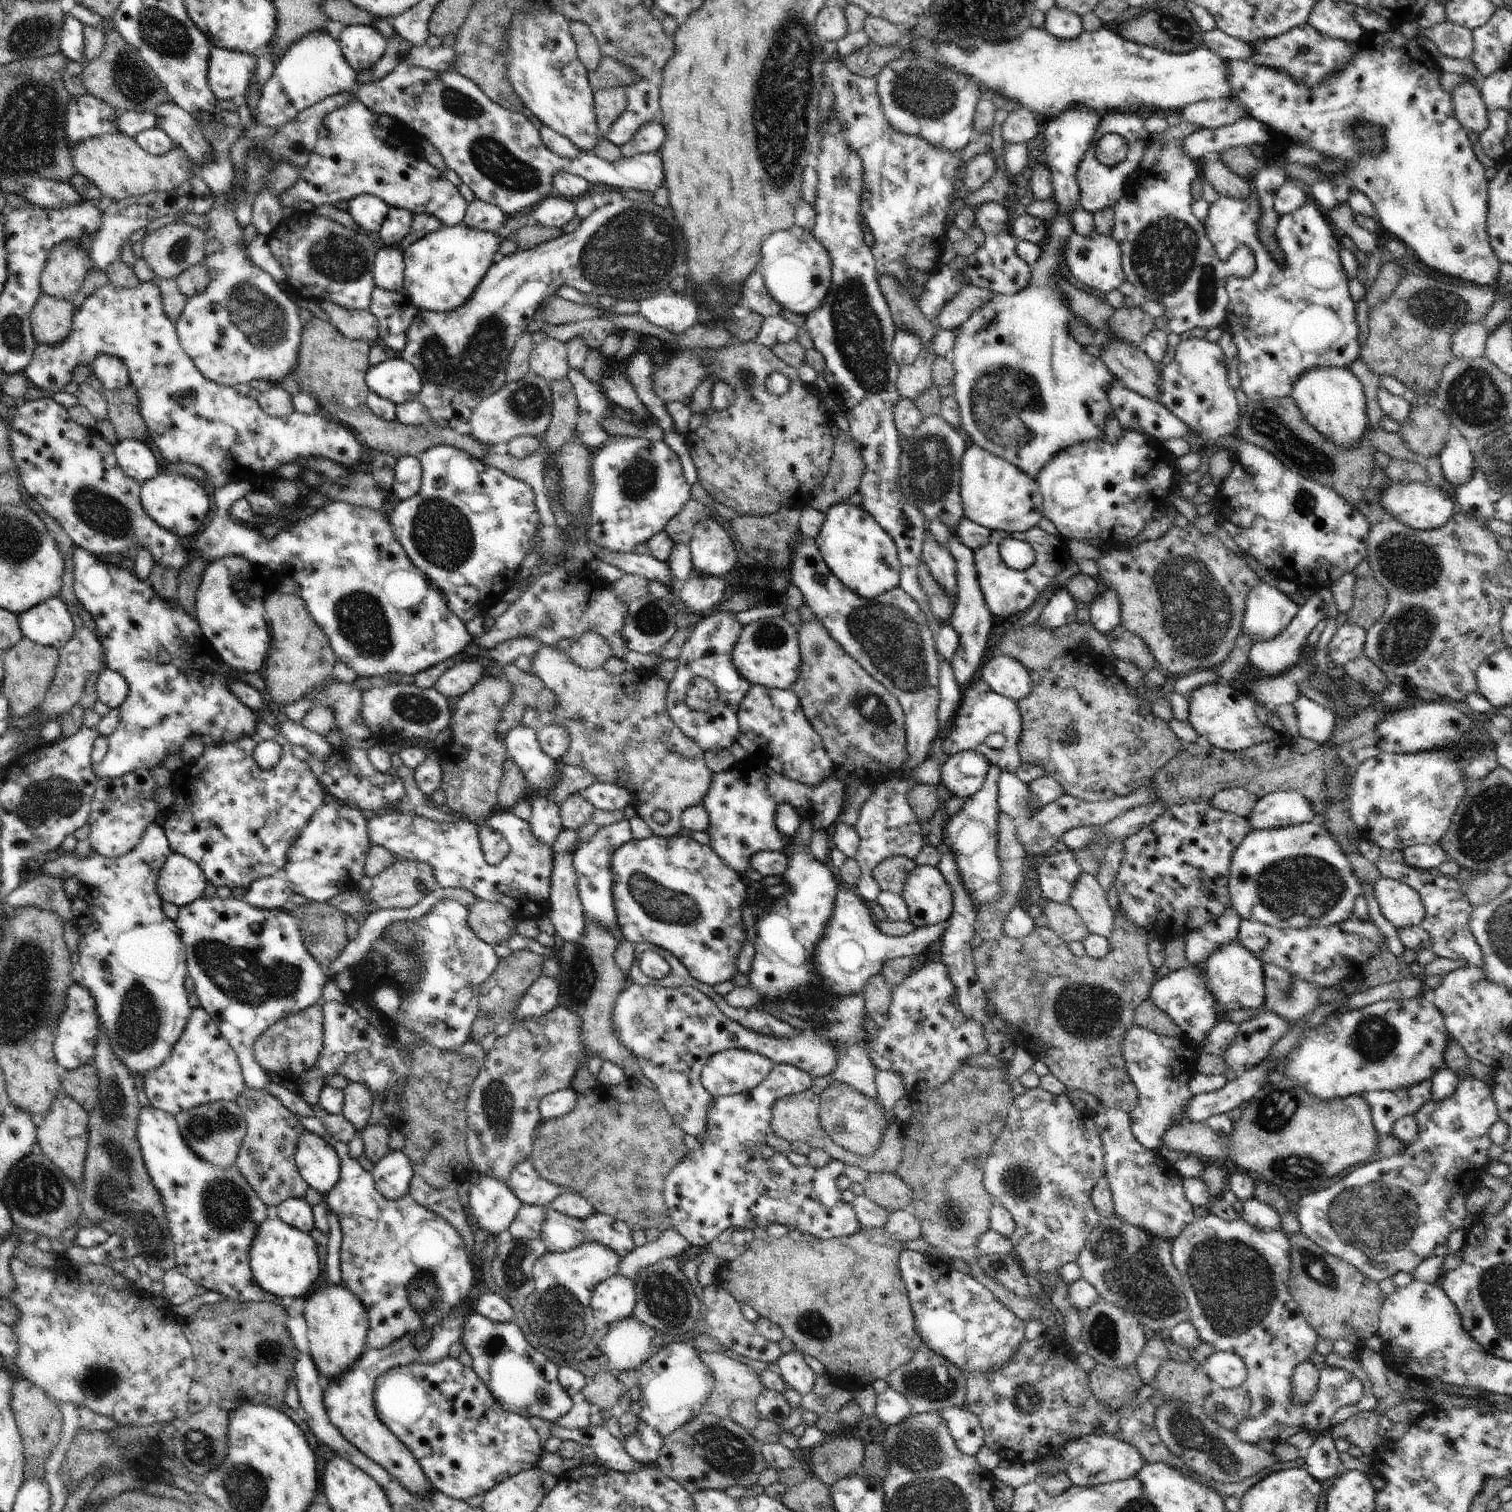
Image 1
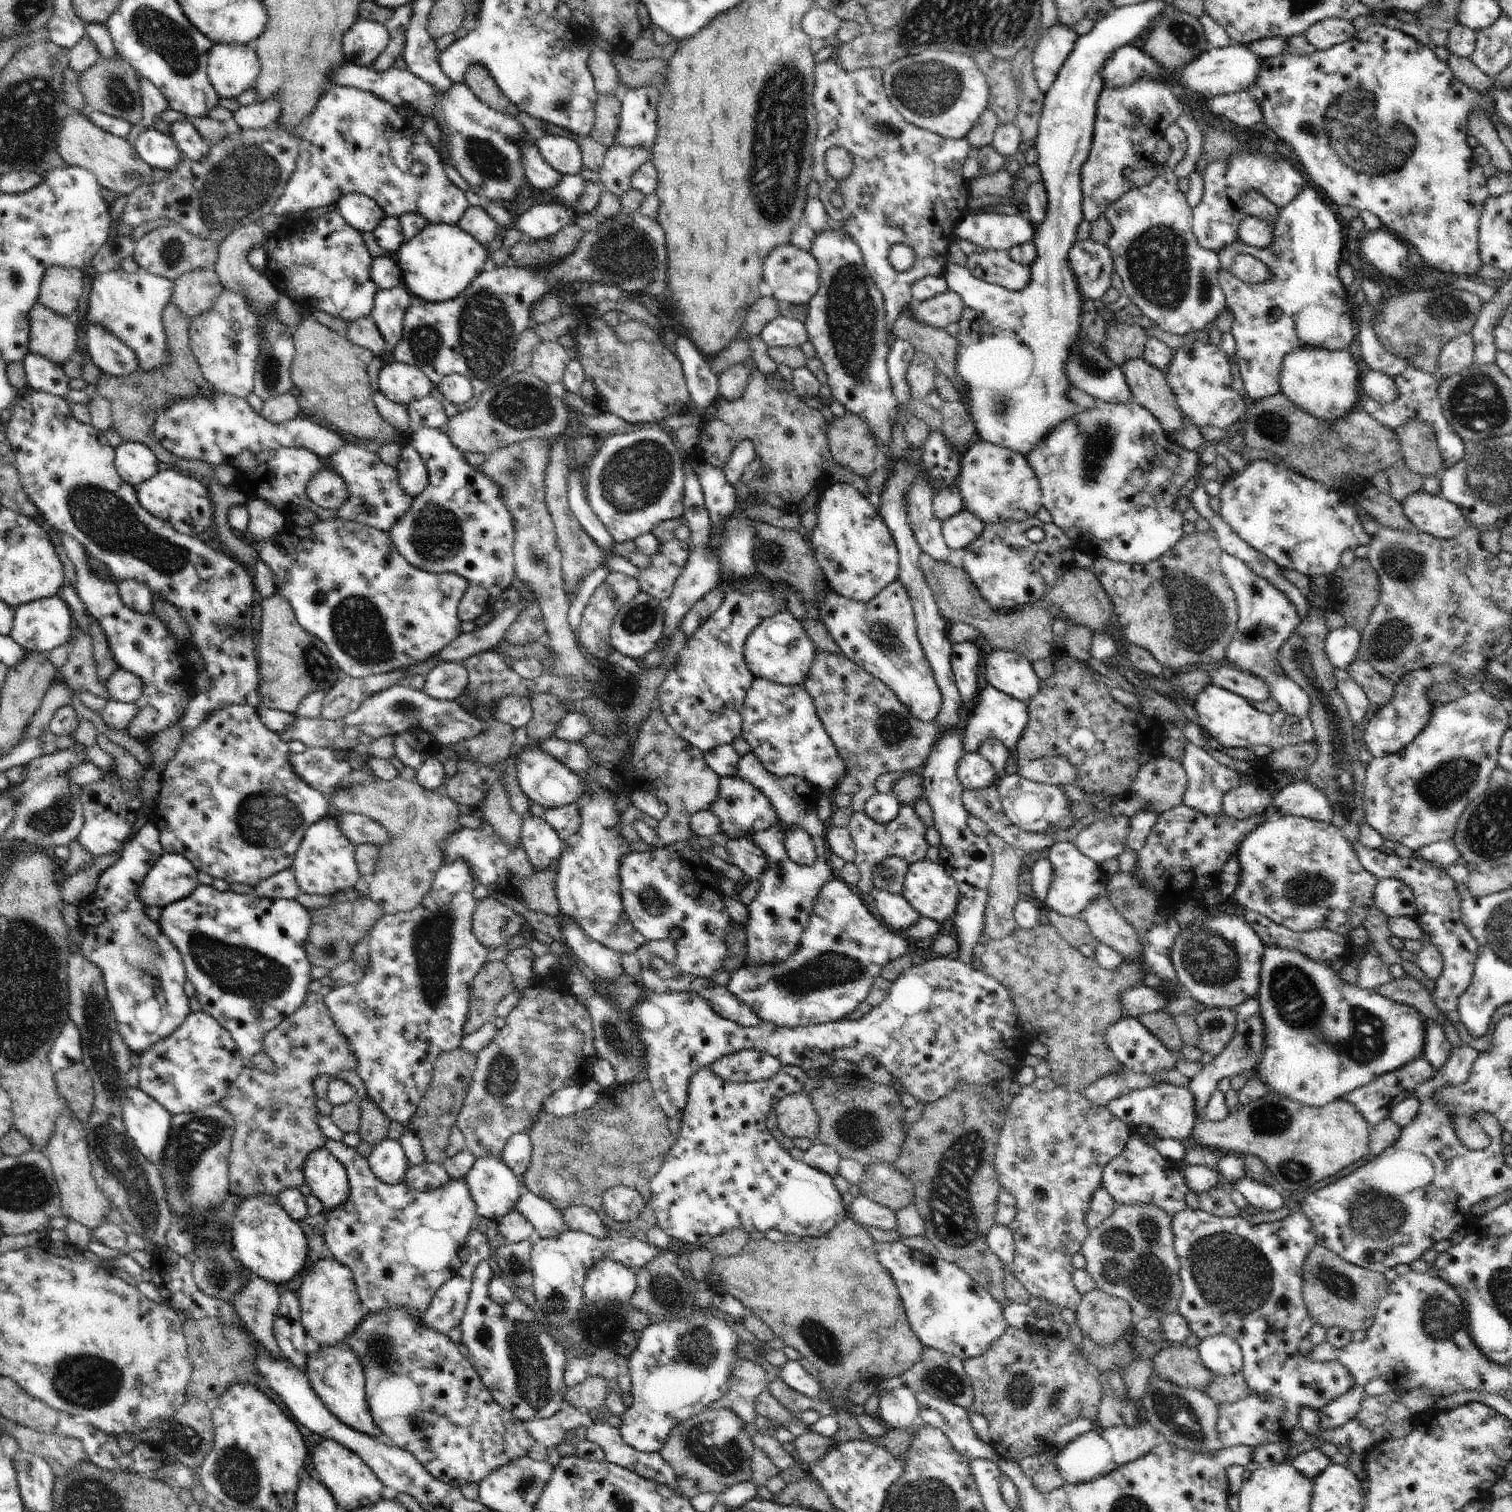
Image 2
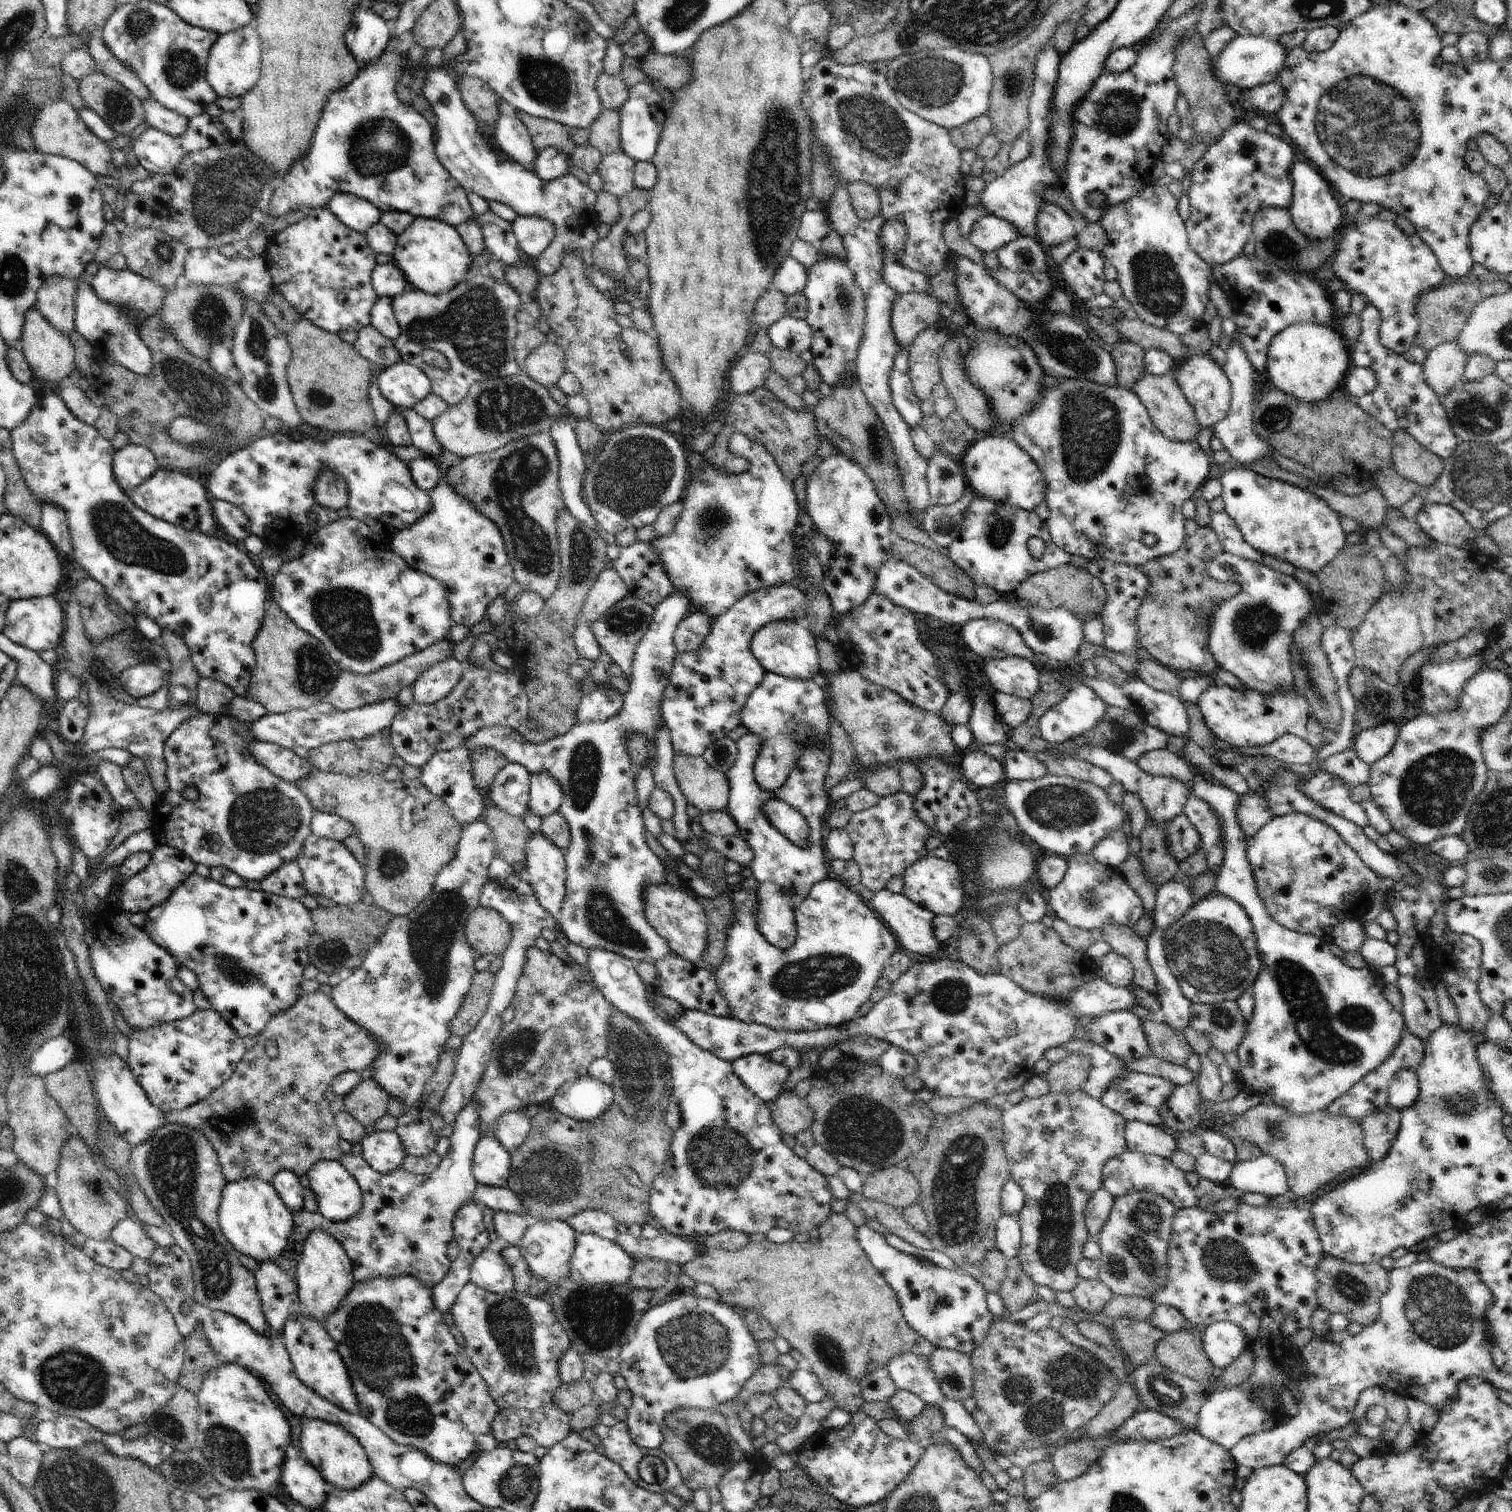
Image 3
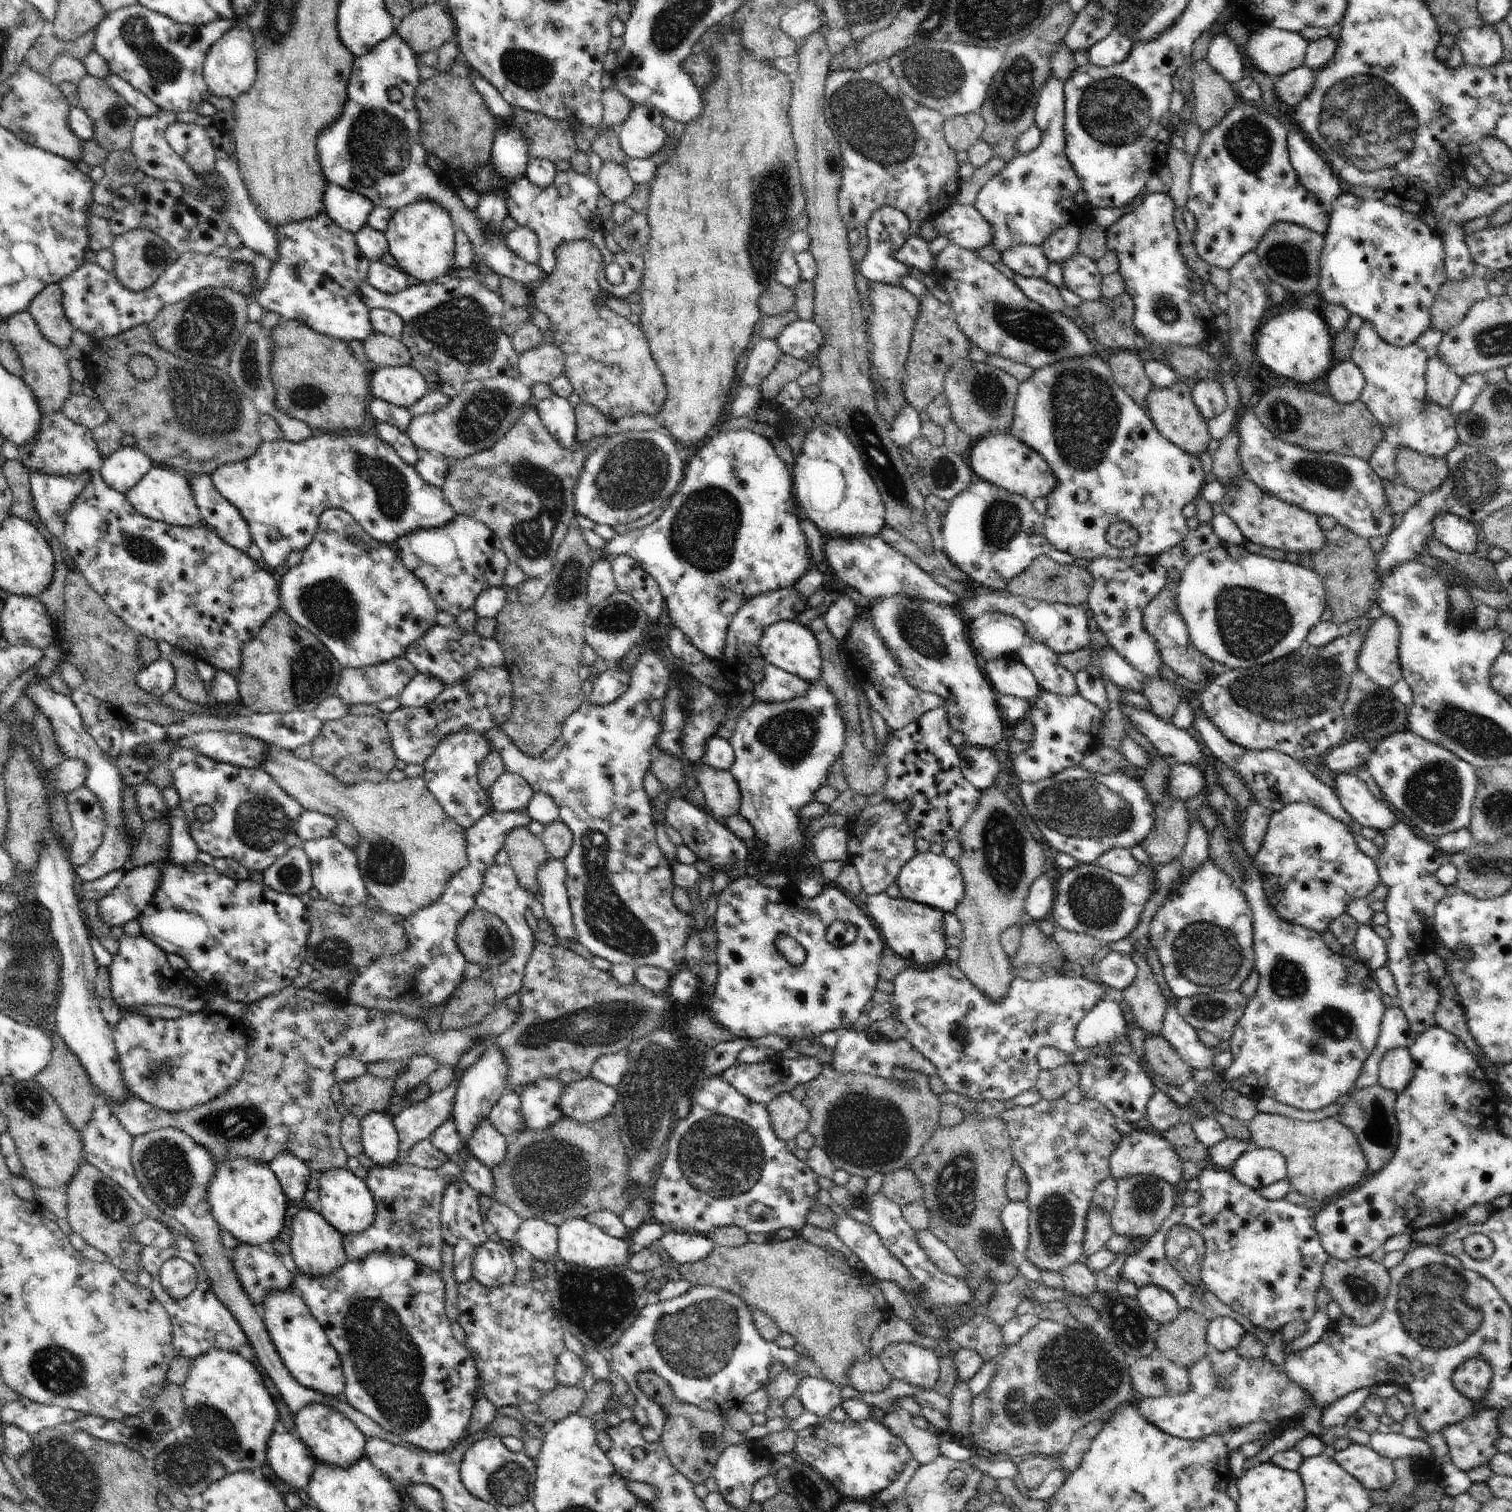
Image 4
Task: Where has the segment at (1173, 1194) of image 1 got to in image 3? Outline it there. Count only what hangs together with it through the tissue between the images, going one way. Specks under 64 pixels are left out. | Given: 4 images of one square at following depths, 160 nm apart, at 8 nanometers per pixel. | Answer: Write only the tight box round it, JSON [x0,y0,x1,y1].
[1102,1150,1197,1209]

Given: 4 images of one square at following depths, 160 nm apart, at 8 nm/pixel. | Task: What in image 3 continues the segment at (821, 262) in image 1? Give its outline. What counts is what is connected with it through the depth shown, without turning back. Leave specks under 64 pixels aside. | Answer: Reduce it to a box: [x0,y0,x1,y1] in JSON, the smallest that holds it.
[768,255,809,296]

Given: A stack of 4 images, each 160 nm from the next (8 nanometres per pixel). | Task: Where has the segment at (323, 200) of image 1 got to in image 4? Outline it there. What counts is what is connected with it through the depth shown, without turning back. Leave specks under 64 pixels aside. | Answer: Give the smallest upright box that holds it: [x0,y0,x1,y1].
[318,30,547,287]

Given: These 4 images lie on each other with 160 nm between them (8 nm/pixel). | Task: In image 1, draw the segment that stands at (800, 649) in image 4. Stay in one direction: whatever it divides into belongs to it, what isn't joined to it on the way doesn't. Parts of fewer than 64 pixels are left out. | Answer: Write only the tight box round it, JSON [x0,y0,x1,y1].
[732,617,802,690]

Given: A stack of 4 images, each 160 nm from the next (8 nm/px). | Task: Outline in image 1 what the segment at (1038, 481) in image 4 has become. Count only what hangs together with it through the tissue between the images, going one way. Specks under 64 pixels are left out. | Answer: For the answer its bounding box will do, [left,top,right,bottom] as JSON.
[960,445,1043,533]

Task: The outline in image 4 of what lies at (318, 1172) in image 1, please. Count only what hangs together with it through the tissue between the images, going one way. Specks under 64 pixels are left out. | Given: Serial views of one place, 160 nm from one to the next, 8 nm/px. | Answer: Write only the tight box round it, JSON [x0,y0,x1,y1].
[318,1166,376,1233]

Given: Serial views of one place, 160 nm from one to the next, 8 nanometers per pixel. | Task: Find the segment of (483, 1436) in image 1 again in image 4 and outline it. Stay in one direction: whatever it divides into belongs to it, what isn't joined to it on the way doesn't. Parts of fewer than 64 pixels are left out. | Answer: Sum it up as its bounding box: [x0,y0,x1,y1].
[294,1252,483,1453]

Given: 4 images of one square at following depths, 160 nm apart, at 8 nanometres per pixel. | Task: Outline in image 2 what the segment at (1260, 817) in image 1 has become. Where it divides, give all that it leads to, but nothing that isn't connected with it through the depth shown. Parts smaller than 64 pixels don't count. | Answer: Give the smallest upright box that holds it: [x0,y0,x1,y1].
[1271,781,1332,822]

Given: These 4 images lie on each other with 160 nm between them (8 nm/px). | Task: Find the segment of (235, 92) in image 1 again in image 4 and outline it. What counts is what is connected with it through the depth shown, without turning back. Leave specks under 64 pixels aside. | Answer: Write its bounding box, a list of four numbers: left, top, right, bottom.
[203,19,256,101]

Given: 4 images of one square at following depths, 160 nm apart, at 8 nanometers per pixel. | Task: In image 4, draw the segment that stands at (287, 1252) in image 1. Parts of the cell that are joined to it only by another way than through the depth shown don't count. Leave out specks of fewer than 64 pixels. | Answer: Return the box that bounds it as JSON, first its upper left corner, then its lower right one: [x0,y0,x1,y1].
[207,1157,288,1247]

